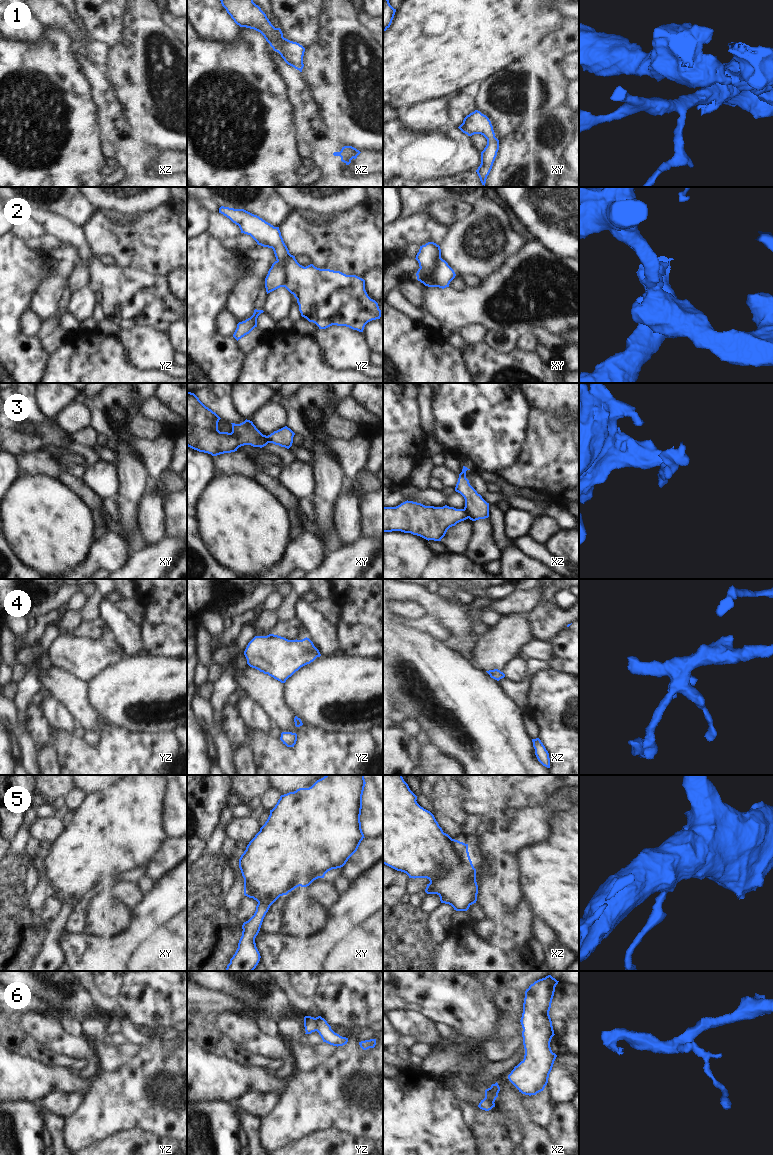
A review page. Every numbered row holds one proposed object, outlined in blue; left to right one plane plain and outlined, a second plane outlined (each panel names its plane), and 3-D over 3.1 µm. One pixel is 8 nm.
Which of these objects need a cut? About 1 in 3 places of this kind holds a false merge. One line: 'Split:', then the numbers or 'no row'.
Split: 2, 3, 6

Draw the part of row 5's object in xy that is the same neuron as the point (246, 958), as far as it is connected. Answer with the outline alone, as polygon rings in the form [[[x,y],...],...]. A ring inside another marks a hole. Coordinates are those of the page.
[[[325,775],[309,788],[299,788],[281,795],[260,831],[249,842],[239,859],[239,868],[244,878],[244,895],[258,902],[254,915],[242,925],[242,936],[238,948],[230,959],[226,971],[253,971],[260,961],[260,953],[255,938],[270,906],[283,895],[295,888],[307,887],[314,880],[324,878],[325,874],[343,867],[357,851],[365,838],[361,829],[360,815],[362,795],[365,787],[364,775]]]

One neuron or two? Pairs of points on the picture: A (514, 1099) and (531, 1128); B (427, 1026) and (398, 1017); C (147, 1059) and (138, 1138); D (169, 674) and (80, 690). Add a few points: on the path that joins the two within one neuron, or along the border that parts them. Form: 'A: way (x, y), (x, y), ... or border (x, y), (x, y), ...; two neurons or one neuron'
A: way (515, 1106), (526, 1121); one neuron
B: way (420, 1025), (405, 1022); one neuron
C: border (153, 1132), (139, 1127), (129, 1127), (116, 1133); two neurons
D: border (86, 683), (86, 700), (95, 711); two neurons

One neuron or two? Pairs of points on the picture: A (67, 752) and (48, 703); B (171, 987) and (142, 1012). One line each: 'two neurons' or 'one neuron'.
A: two neurons
B: one neuron

